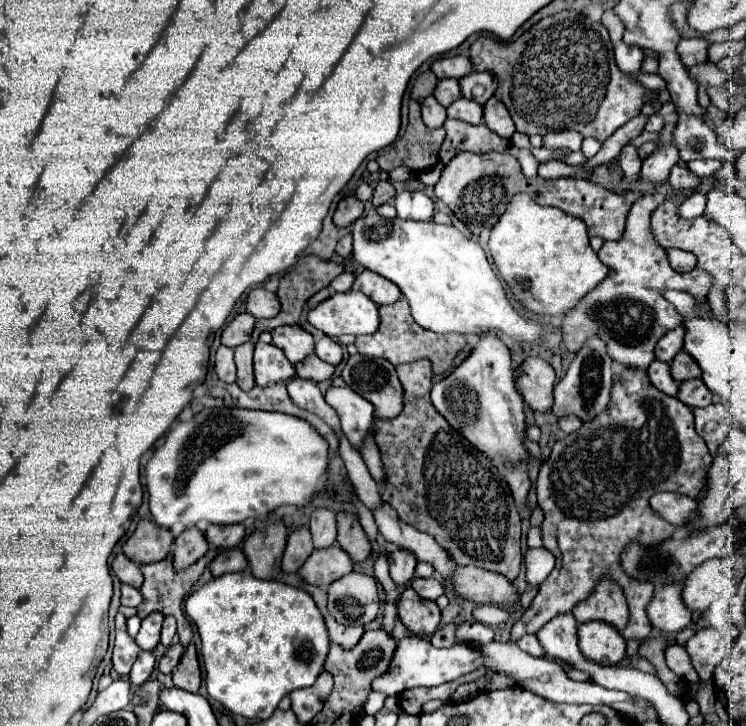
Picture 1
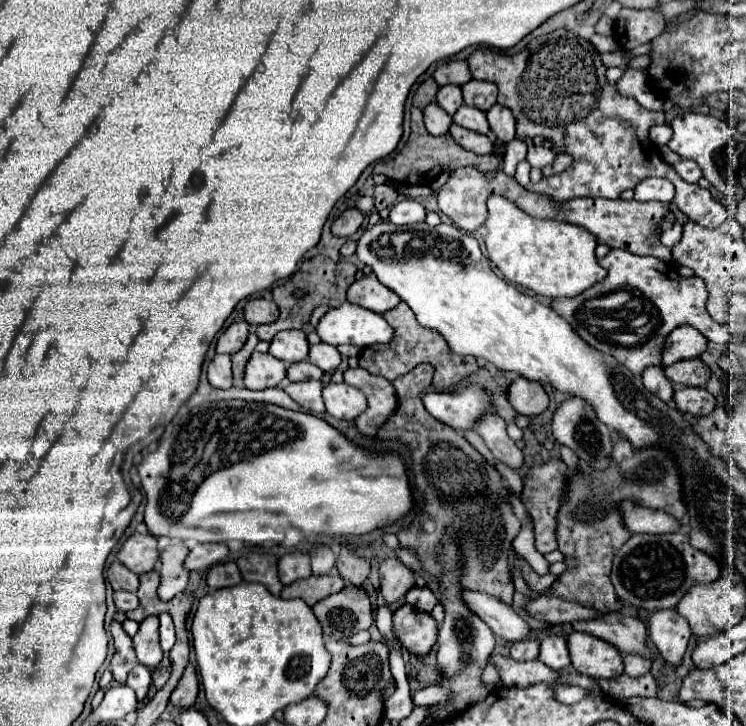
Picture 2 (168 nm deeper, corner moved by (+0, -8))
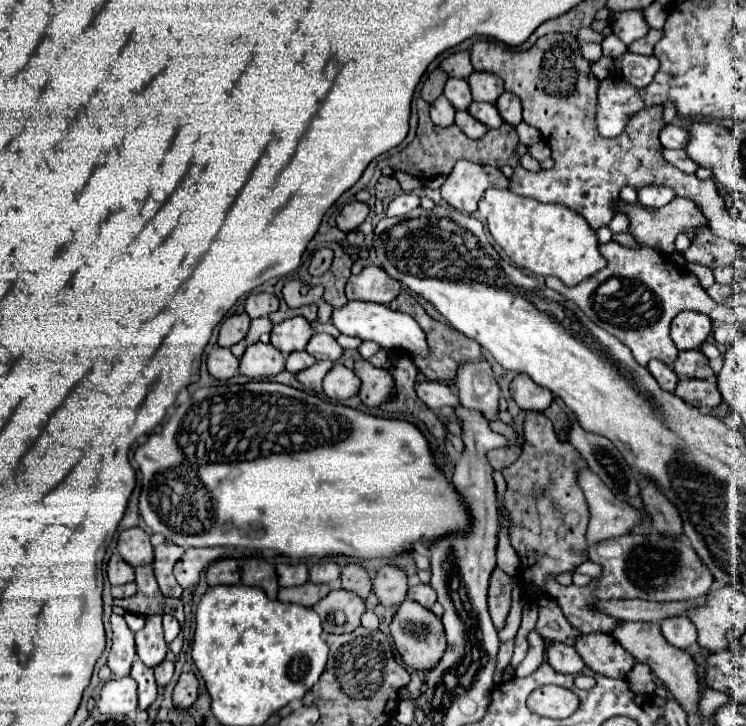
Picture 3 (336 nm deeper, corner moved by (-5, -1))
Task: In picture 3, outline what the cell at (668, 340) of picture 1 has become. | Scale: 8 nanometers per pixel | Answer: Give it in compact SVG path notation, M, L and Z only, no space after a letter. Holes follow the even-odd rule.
M681 312L671 322L671 340L679 350L699 348L711 334L711 320L699 312Z

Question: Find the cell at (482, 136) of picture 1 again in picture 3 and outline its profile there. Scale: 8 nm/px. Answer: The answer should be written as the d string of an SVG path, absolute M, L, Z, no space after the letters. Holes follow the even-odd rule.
M457 112L455 114L455 124L463 130L463 134L467 134L469 138L483 138L487 132L487 126L481 124L479 120L475 120L469 112Z

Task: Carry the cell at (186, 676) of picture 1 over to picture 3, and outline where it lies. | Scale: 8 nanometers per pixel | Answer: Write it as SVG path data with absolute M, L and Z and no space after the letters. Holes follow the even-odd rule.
M183 670L173 690L173 704L177 708L189 708L197 700L197 688L199 688L197 676L191 670Z

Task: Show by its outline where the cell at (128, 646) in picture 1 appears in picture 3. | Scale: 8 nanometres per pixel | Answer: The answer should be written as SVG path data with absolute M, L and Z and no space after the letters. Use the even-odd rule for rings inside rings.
M111 614L111 630L113 630L113 646L109 652L107 666L113 672L113 678L123 678L129 674L131 664L137 656L135 652L135 638L129 626L125 624L123 616Z

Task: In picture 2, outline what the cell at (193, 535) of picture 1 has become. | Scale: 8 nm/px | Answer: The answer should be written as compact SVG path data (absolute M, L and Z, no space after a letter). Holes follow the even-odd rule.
M170 543L160 553L160 587L158 597L162 601L170 601L174 595L182 593L188 583L188 571L184 569L184 559L188 557L188 549L184 543Z

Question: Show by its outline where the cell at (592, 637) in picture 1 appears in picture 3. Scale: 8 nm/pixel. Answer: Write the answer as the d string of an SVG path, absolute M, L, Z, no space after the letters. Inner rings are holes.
M597 632L579 636L575 650L593 672L609 678L625 678L635 664L633 656L621 650L621 646L617 646L617 642L613 642L609 634Z

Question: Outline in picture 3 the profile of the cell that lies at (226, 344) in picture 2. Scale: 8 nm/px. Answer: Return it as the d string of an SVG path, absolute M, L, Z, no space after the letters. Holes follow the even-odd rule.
M235 314L235 316L229 316L221 330L219 330L219 346L225 346L225 348L231 348L233 344L237 344L239 340L245 338L247 330L249 330L249 324L251 324L251 318L247 314Z

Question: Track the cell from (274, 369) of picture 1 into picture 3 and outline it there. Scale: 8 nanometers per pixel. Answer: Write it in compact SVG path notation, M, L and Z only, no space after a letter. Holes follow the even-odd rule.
M257 342L241 358L239 372L247 378L267 378L285 370L285 356L271 344Z

